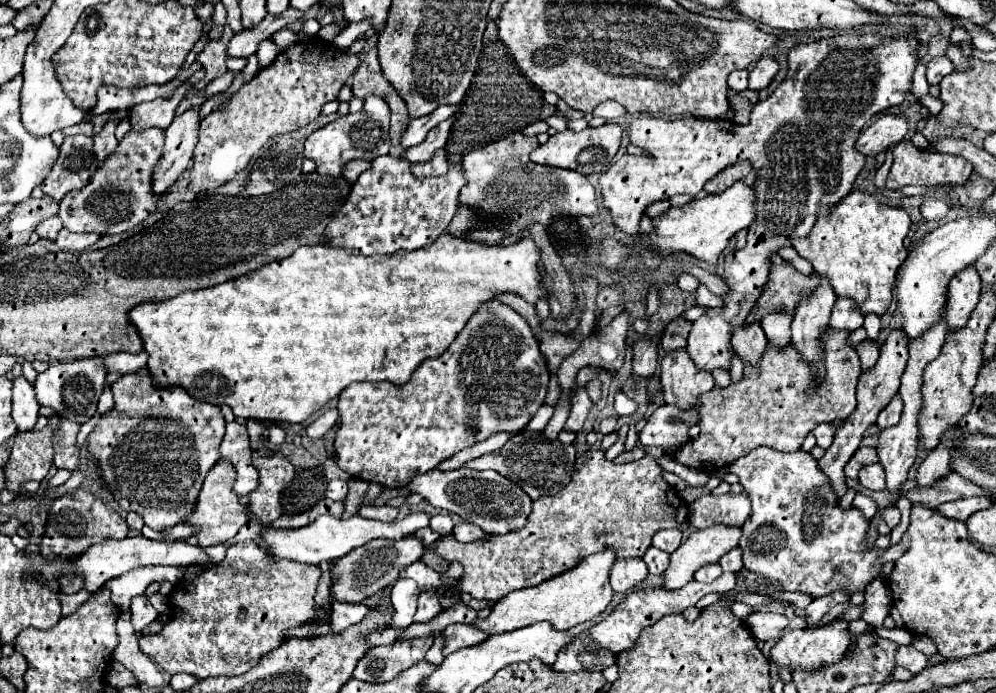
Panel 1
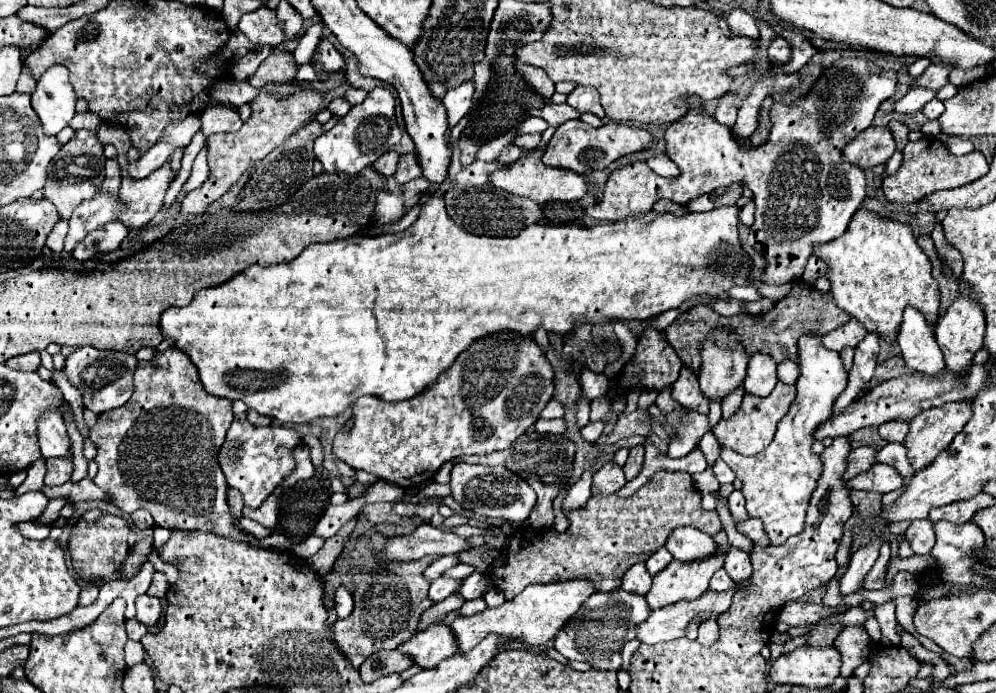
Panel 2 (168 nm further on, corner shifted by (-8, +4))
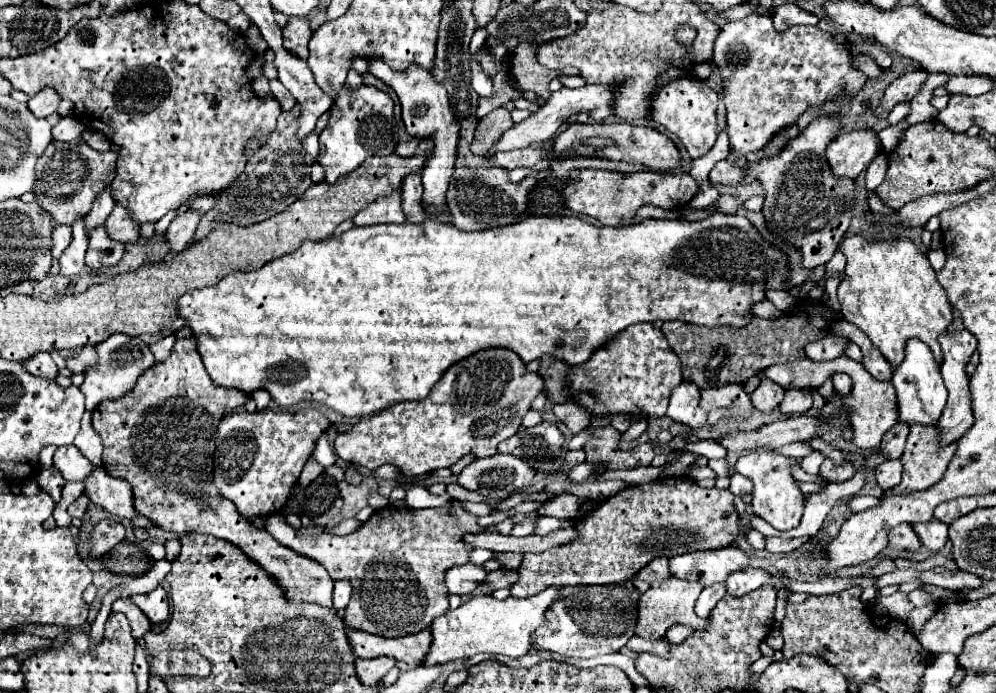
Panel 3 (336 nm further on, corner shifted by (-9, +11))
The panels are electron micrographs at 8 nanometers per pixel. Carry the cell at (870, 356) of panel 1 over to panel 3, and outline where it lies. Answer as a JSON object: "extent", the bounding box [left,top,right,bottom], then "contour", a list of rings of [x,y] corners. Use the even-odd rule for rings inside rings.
{"extent":[800,451,826,475],"contour":[[[814,451],[810,455],[804,457],[801,460],[800,465],[806,473],[817,475],[819,474],[820,466],[825,459],[826,457],[822,453]]]}

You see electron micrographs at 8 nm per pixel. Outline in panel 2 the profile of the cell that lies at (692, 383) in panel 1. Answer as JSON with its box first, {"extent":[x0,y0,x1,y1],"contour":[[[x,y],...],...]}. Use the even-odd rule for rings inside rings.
{"extent":[671,367,709,415],"contour":[[[685,367],[681,369],[679,379],[671,385],[671,397],[679,405],[683,405],[687,409],[693,409],[693,411],[703,413],[703,415],[709,413],[709,403],[707,403],[707,399],[703,397],[703,393],[699,389],[697,377],[689,369],[685,369]]]}

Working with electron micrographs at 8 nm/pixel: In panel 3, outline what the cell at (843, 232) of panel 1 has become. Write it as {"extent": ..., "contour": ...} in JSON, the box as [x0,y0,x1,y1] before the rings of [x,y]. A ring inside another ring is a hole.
{"extent":[838,234,952,368],"contour":[[[848,234],[838,250],[846,256],[846,278],[838,286],[842,316],[870,336],[892,368],[902,362],[908,338],[928,342],[940,362],[938,334],[952,322],[952,308],[926,254],[910,238],[868,240],[864,234]]]}

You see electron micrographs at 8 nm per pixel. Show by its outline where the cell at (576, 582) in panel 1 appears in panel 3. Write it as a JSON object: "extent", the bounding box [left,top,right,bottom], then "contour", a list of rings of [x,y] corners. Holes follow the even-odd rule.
{"extent":[426,586,560,666],"contour":[[[548,586],[546,590],[528,596],[528,598],[514,598],[508,596],[506,600],[496,600],[490,594],[480,594],[468,600],[466,604],[458,606],[456,610],[448,610],[440,618],[434,618],[432,630],[432,650],[428,654],[426,666],[446,664],[456,658],[470,658],[480,652],[488,654],[504,654],[510,658],[520,658],[532,650],[532,634],[542,626],[546,620],[546,610],[560,598],[560,586]]]}

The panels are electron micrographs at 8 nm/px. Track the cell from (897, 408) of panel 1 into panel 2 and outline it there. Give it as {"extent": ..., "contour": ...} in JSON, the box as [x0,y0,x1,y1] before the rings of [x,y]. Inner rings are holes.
{"extent":[879,421,907,443],"contour":[[[891,421],[879,427],[879,437],[889,443],[903,443],[905,435],[907,435],[907,423],[903,421]]]}

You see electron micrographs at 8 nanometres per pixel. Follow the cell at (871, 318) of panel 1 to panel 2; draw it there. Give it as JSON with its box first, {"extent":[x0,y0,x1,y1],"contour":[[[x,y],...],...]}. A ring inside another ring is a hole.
{"extent":[833,333,879,415],"contour":[[[869,333],[857,347],[855,347],[855,359],[853,367],[849,371],[849,385],[843,395],[835,401],[833,415],[843,411],[855,397],[859,397],[859,389],[863,383],[867,383],[873,377],[873,371],[877,367],[877,353],[879,353],[879,335]]]}

